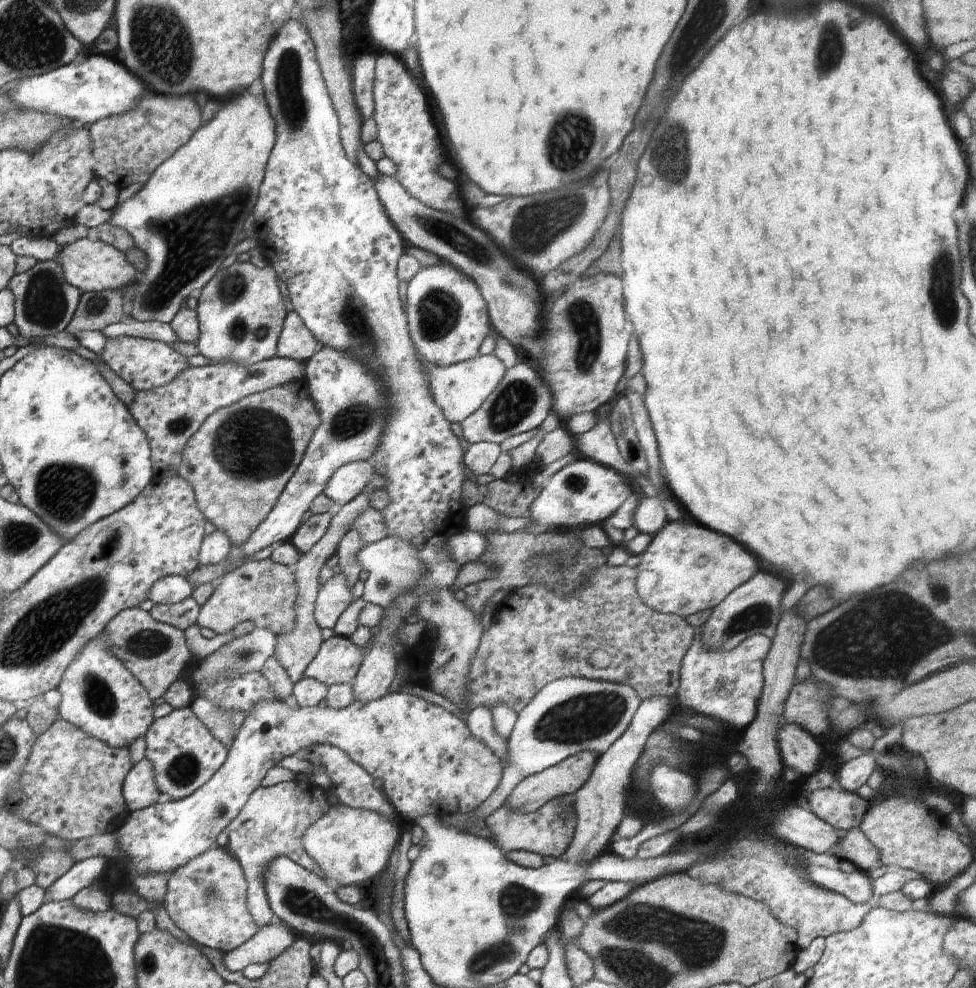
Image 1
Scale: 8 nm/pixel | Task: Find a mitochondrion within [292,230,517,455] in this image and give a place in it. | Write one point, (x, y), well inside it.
(439, 311)

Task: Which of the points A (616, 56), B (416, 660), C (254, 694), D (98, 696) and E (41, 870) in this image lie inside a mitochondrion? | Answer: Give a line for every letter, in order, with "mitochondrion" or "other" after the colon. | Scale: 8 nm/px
A: other
B: other
C: other
D: mitochondrion
E: other

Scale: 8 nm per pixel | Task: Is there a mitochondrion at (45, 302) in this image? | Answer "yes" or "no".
yes

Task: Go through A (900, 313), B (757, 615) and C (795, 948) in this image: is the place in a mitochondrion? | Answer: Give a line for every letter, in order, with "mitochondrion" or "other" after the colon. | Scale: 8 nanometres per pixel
A: other
B: mitochondrion
C: other

